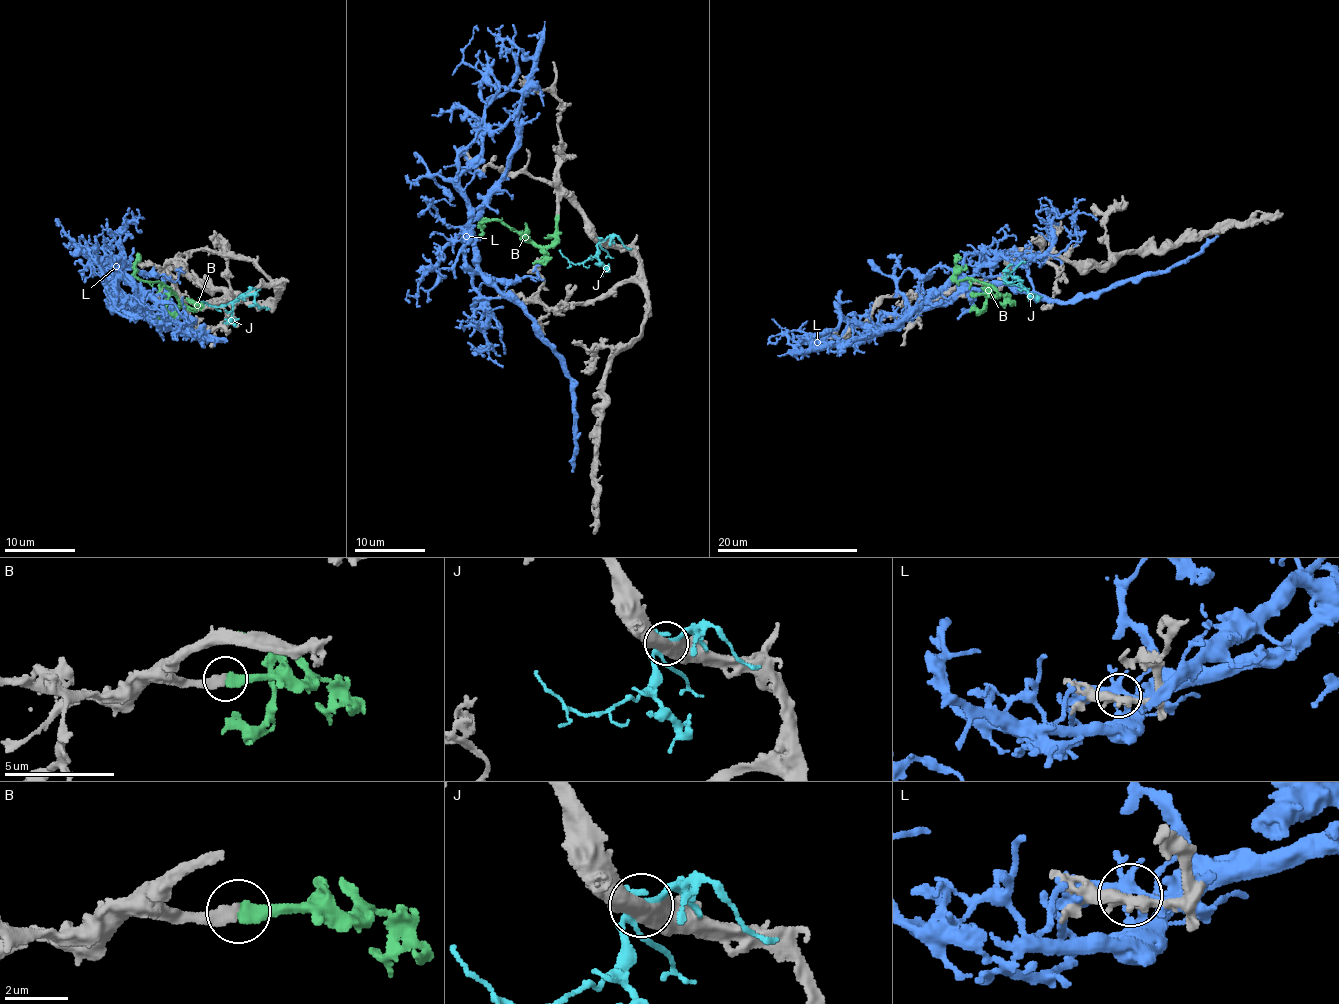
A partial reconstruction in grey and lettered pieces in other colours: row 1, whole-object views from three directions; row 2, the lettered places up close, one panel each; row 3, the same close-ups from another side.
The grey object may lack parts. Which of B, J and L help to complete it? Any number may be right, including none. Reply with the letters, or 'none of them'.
B

